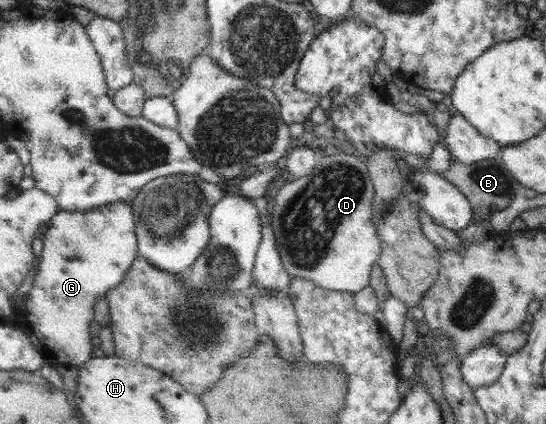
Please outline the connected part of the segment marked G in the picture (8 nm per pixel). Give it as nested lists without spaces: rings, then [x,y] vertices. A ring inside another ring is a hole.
[[[121,201],[83,212],[60,210],[51,219],[43,235],[43,242],[41,261],[25,304],[27,316],[23,326],[27,328],[25,332],[34,345],[46,357],[46,363],[79,368],[94,357],[93,352],[97,352],[89,332],[89,324],[95,320],[95,302],[113,288],[119,288],[139,256],[134,208],[131,203]]]

